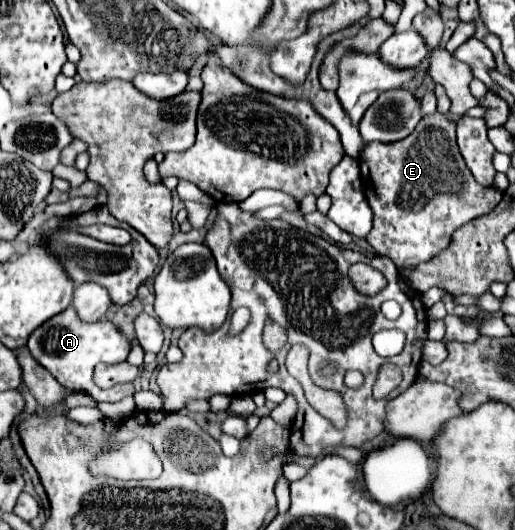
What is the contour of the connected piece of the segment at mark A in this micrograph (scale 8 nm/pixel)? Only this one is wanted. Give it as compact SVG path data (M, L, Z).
M68 307L66 311L54 315L52 319L48 319L46 323L42 323L30 337L28 337L28 349L32 353L32 357L44 365L54 379L72 391L82 391L92 395L96 401L108 401L108 403L116 403L122 401L124 397L132 397L134 395L134 385L124 383L124 385L116 385L108 391L102 391L94 385L92 381L92 373L94 367L98 363L120 363L128 357L130 353L130 341L128 337L108 319L100 319L96 323L84 323L78 315L74 307Z

